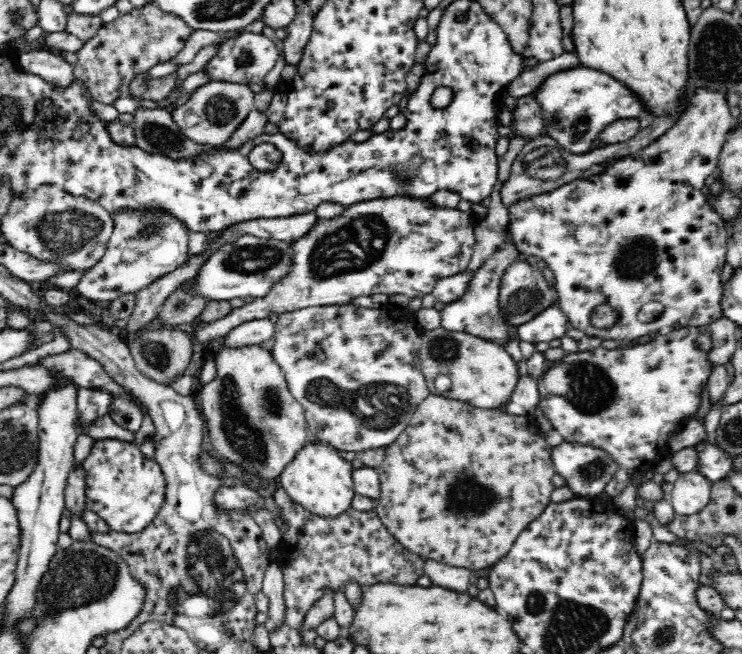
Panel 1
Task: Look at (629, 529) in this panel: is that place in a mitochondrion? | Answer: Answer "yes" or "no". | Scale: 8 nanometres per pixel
no

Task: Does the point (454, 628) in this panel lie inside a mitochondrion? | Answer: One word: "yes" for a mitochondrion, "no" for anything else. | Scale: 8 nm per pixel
no

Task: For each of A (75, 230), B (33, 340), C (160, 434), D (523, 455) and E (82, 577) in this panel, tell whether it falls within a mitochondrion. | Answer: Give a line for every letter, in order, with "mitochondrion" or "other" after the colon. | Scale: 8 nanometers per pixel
A: mitochondrion
B: other
C: other
D: other
E: mitochondrion

